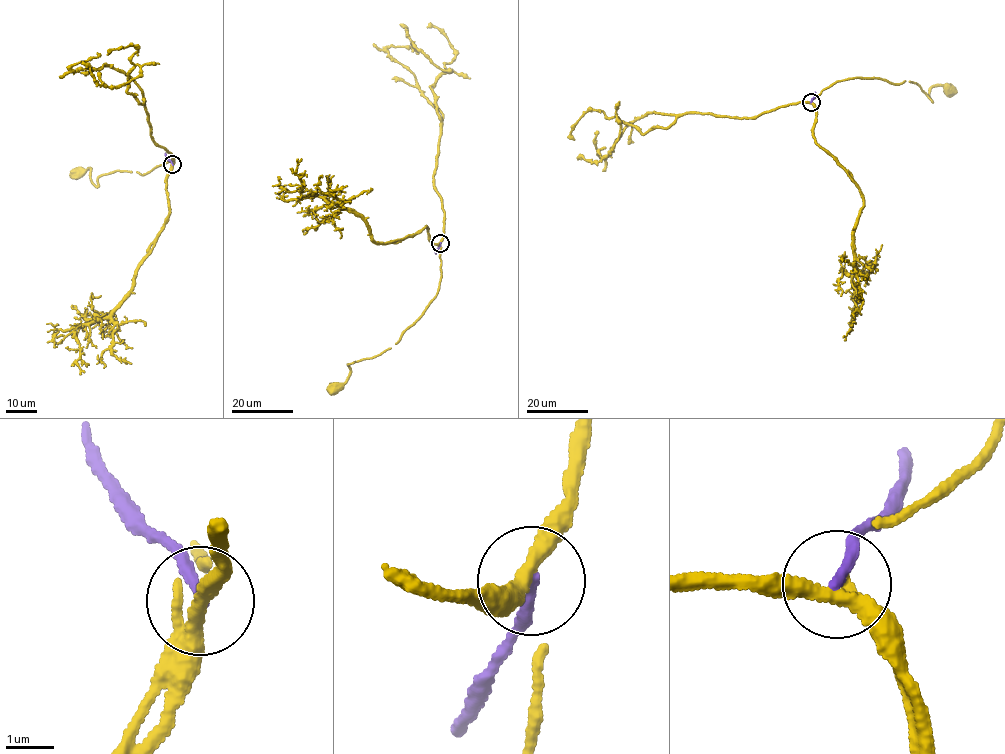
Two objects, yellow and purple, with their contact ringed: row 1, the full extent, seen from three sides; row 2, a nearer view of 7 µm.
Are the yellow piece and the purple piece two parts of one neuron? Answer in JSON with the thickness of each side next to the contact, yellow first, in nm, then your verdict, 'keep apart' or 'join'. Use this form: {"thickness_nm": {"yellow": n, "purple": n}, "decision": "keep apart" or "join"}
{"thickness_nm": {"yellow": 260, "purple": 190}, "decision": "keep apart"}

